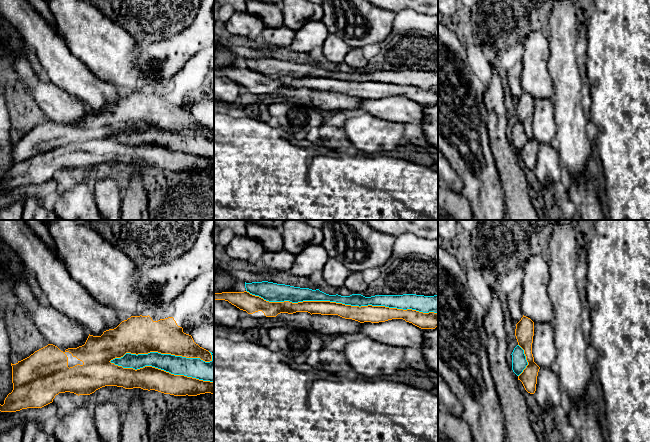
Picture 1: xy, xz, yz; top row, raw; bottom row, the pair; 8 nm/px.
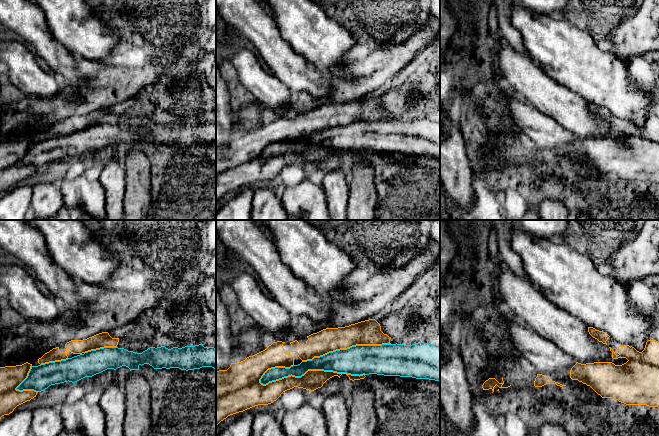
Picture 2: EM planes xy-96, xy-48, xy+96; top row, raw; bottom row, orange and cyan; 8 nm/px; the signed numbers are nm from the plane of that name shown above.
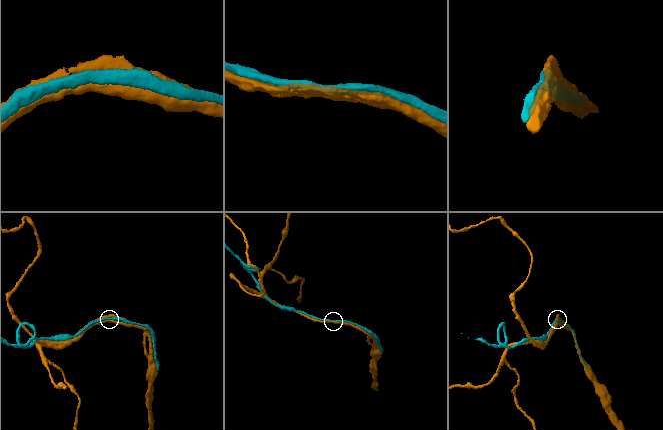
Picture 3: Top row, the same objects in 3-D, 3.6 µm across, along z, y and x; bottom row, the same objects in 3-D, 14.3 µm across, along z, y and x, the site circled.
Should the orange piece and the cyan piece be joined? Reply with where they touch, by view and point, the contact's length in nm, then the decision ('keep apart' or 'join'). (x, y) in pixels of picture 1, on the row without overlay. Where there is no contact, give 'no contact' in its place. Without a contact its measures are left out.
meets orange in xy at (160, 145); contact 850 nm long; join

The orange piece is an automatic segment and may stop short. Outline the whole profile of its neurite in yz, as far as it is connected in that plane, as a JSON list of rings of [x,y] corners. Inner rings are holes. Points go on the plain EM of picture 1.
[[[523,91],[516,100],[515,112],[518,121],[512,128],[512,146],[518,152],[525,166],[534,170],[540,143],[534,138],[532,119],[534,112],[534,98]]]

